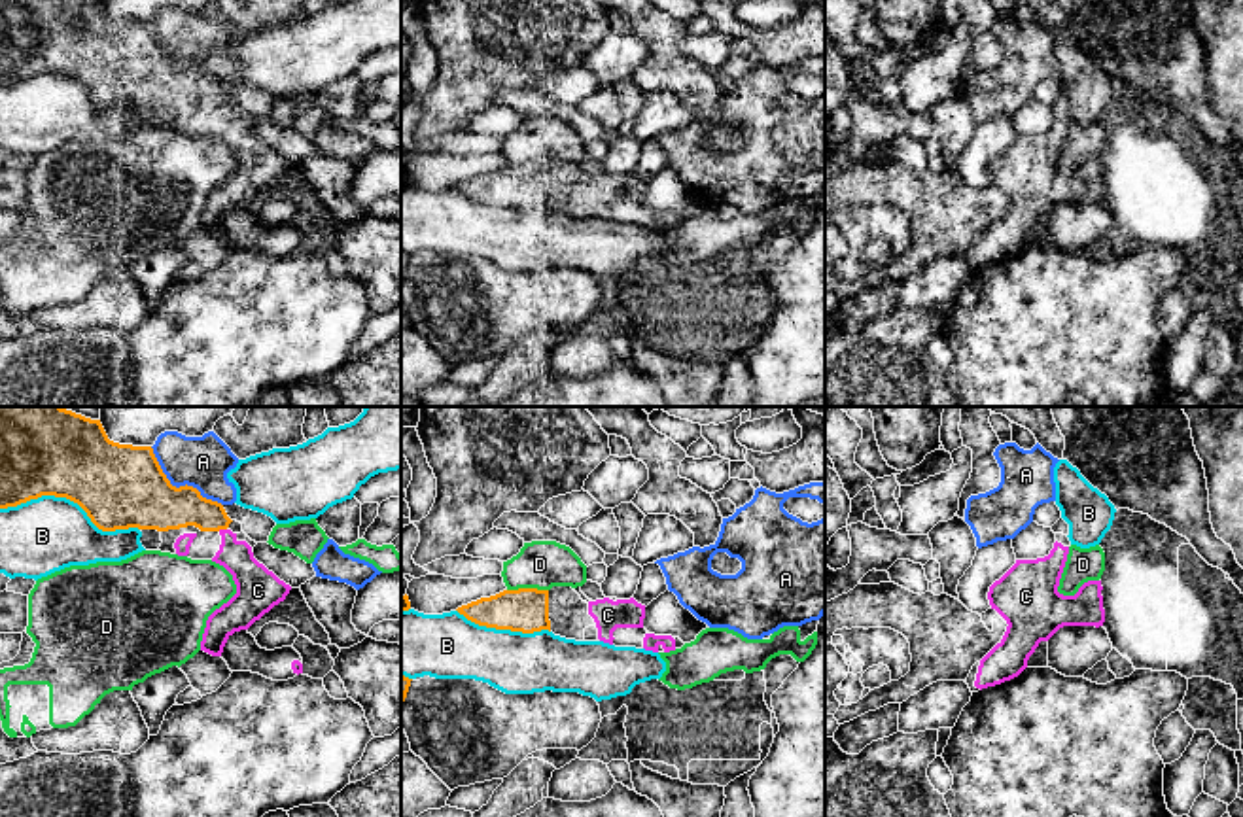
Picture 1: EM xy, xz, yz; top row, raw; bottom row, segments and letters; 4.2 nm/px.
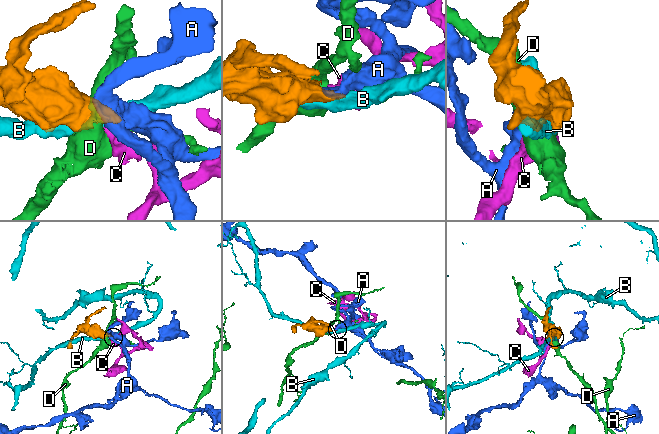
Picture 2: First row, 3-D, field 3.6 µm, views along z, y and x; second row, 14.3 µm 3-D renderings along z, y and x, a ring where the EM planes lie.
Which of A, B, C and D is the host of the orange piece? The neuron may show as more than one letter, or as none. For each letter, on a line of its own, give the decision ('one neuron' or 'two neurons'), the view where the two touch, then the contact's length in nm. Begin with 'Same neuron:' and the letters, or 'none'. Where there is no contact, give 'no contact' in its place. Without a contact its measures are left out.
Same neuron: C
A: two neurons; meets orange in xy; contact 400 nm long
B: two neurons; meets orange in xy; contact 600 nm long
C: one neuron; meets orange in xy; contact 40 nm long
D: two neurons; meets orange in xz; contact 180 nm long

